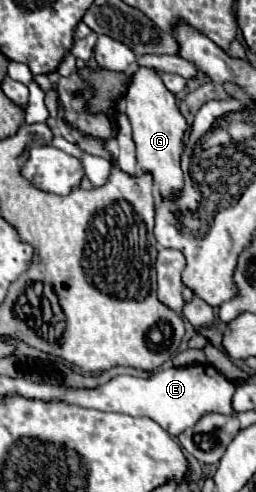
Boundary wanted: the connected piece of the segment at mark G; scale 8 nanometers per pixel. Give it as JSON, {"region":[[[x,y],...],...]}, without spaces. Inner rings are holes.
{"region":[[[140,67],[132,75],[132,81],[126,93],[126,117],[134,129],[138,167],[142,169],[142,173],[152,175],[152,181],[158,185],[160,197],[164,201],[176,201],[184,185],[180,155],[184,151],[182,139],[188,125],[176,105],[176,97],[164,87],[160,75],[154,69]]]}

